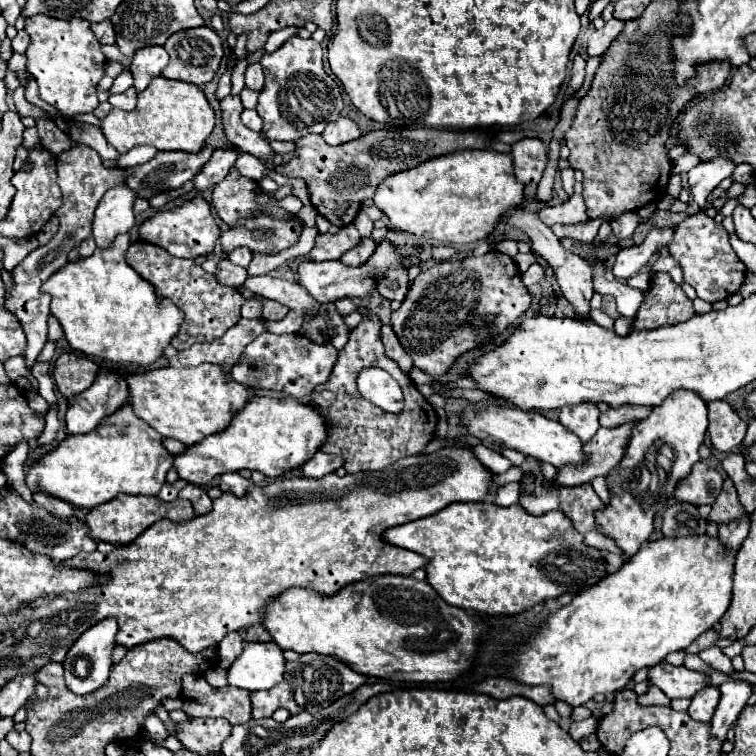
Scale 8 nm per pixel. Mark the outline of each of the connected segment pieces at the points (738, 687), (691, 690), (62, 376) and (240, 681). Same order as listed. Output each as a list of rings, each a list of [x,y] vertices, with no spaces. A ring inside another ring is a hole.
[[[729,680],[719,686],[719,692],[721,692],[721,702],[711,720],[711,736],[725,742],[729,728],[737,722],[737,716],[747,704],[753,690],[745,680]]]
[[[665,662],[649,670],[649,682],[661,688],[669,698],[693,698],[697,690],[709,684],[703,672],[687,670],[685,666],[671,666]]]
[[[61,354],[55,360],[53,378],[57,382],[59,392],[65,398],[73,398],[95,382],[97,372],[99,372],[99,366],[93,360],[89,360],[87,356]]]
[[[275,642],[245,644],[239,658],[227,668],[231,686],[255,692],[279,684],[285,674],[283,650]]]

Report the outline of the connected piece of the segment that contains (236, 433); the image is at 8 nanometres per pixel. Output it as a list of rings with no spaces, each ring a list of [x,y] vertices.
[[[255,396],[233,418],[233,422],[229,424],[227,430],[211,434],[211,436],[203,438],[199,444],[189,446],[187,452],[175,456],[175,470],[179,472],[179,478],[183,478],[183,480],[187,480],[189,484],[195,484],[195,486],[205,486],[215,476],[221,476],[225,472],[239,472],[243,468],[257,470],[257,472],[265,474],[267,478],[279,478],[285,472],[289,472],[293,468],[299,468],[309,458],[313,458],[315,452],[321,448],[321,444],[325,440],[327,440],[327,420],[311,404],[301,404],[295,398],[275,400],[275,398]]]

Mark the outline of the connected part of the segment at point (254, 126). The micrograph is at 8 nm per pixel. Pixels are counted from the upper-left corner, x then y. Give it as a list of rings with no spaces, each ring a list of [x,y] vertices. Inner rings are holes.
[[[243,110],[241,120],[243,120],[243,124],[245,124],[249,130],[261,132],[261,128],[263,128],[263,120],[259,118],[259,114],[257,114],[255,110]]]

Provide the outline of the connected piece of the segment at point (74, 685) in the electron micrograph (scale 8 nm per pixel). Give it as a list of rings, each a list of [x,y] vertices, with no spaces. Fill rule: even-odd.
[[[103,620],[93,628],[89,628],[87,632],[83,632],[83,636],[71,646],[63,662],[63,668],[65,668],[67,688],[73,694],[79,696],[91,694],[107,682],[109,670],[113,666],[111,652],[115,648],[115,632],[117,624],[113,620]],[[79,658],[89,660],[89,674],[85,678],[79,678],[75,674],[75,662]]]

